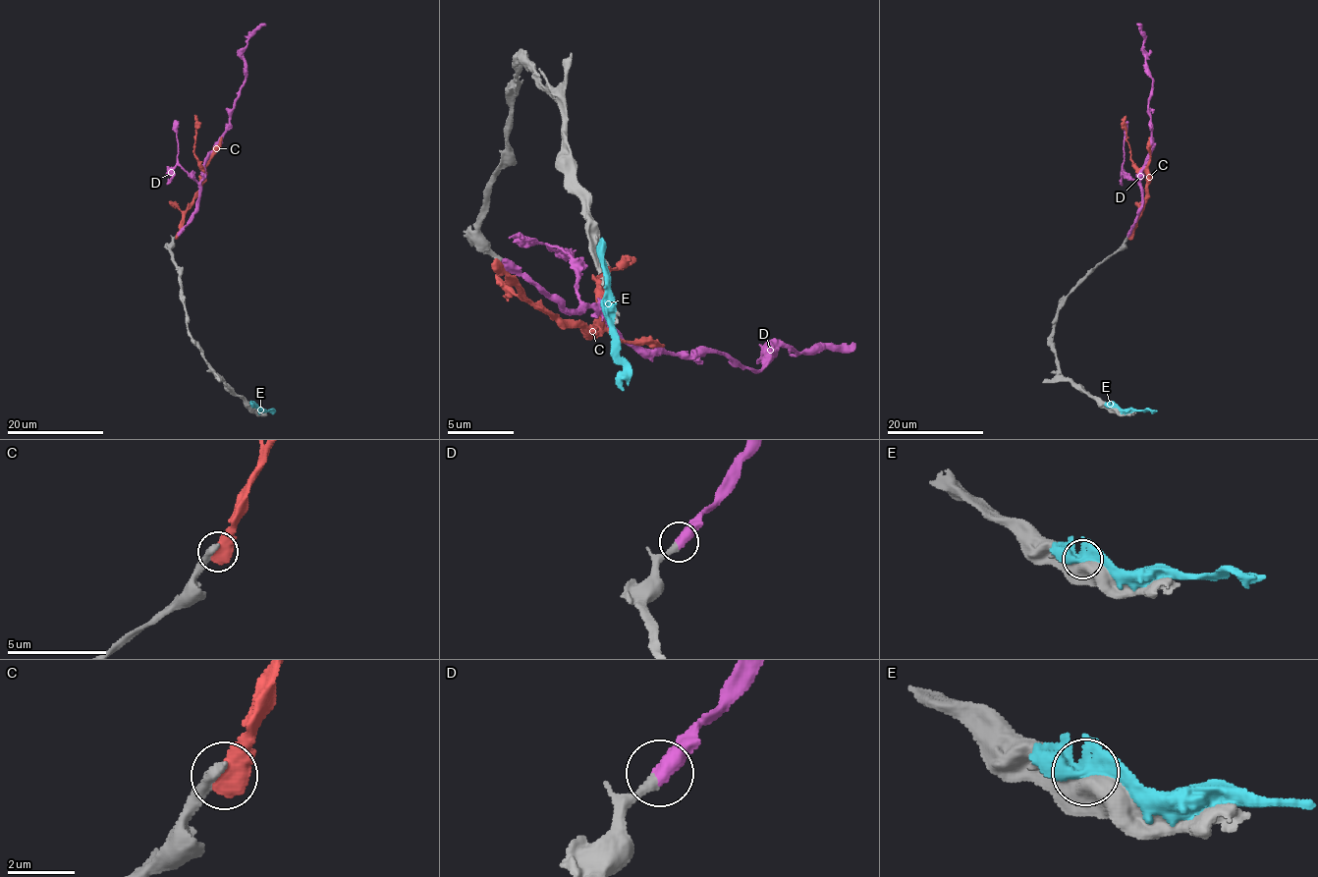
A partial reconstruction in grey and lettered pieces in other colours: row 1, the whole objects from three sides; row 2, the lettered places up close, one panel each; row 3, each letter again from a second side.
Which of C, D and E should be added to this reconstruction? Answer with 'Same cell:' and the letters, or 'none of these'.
Same cell: D

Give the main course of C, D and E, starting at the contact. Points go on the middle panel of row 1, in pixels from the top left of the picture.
C: (498, 264), (521, 291), (552, 314), (580, 325), (592, 325), (600, 289), (592, 279), (625, 264), (622, 267)
D: (503, 261), (563, 308), (603, 312), (638, 350), (723, 354), (751, 370), (775, 349), (857, 342)
E: (601, 259), (609, 289), (609, 329), (619, 339), (625, 392)

